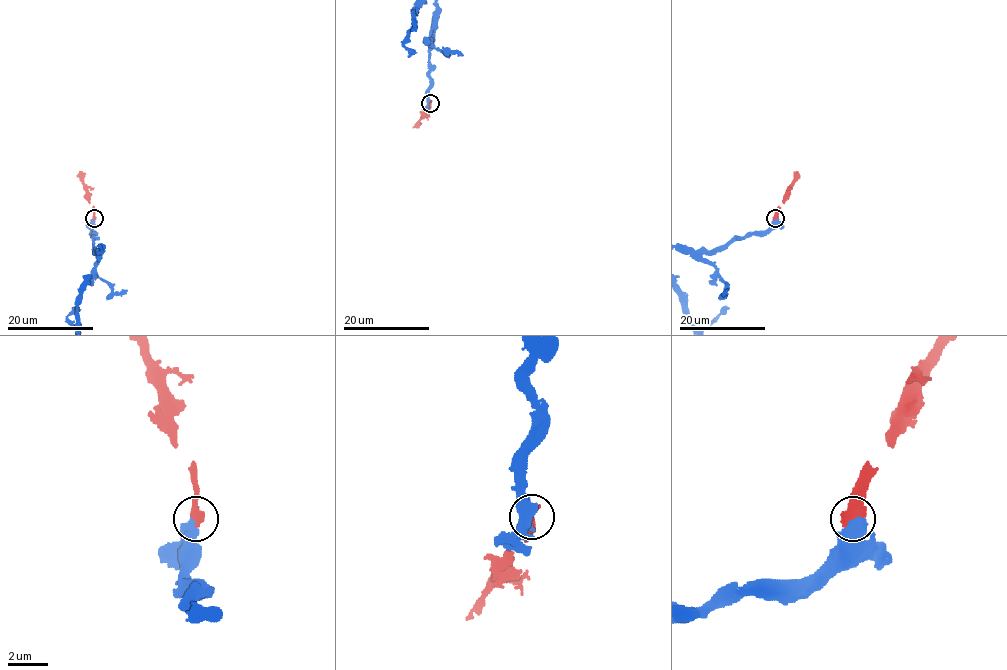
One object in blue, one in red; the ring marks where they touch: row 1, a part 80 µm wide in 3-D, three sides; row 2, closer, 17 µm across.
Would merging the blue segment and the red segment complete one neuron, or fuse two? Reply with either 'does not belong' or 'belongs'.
belongs

